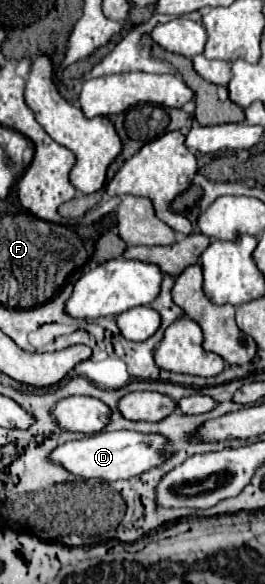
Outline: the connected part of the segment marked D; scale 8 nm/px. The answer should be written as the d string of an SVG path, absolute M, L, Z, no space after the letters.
M103 431L93 437L85 437L79 441L69 441L59 447L55 447L49 453L49 461L61 465L71 475L81 479L105 479L105 481L117 481L117 479L129 479L135 477L163 461L161 455L163 439L157 435L143 435L133 431Z

